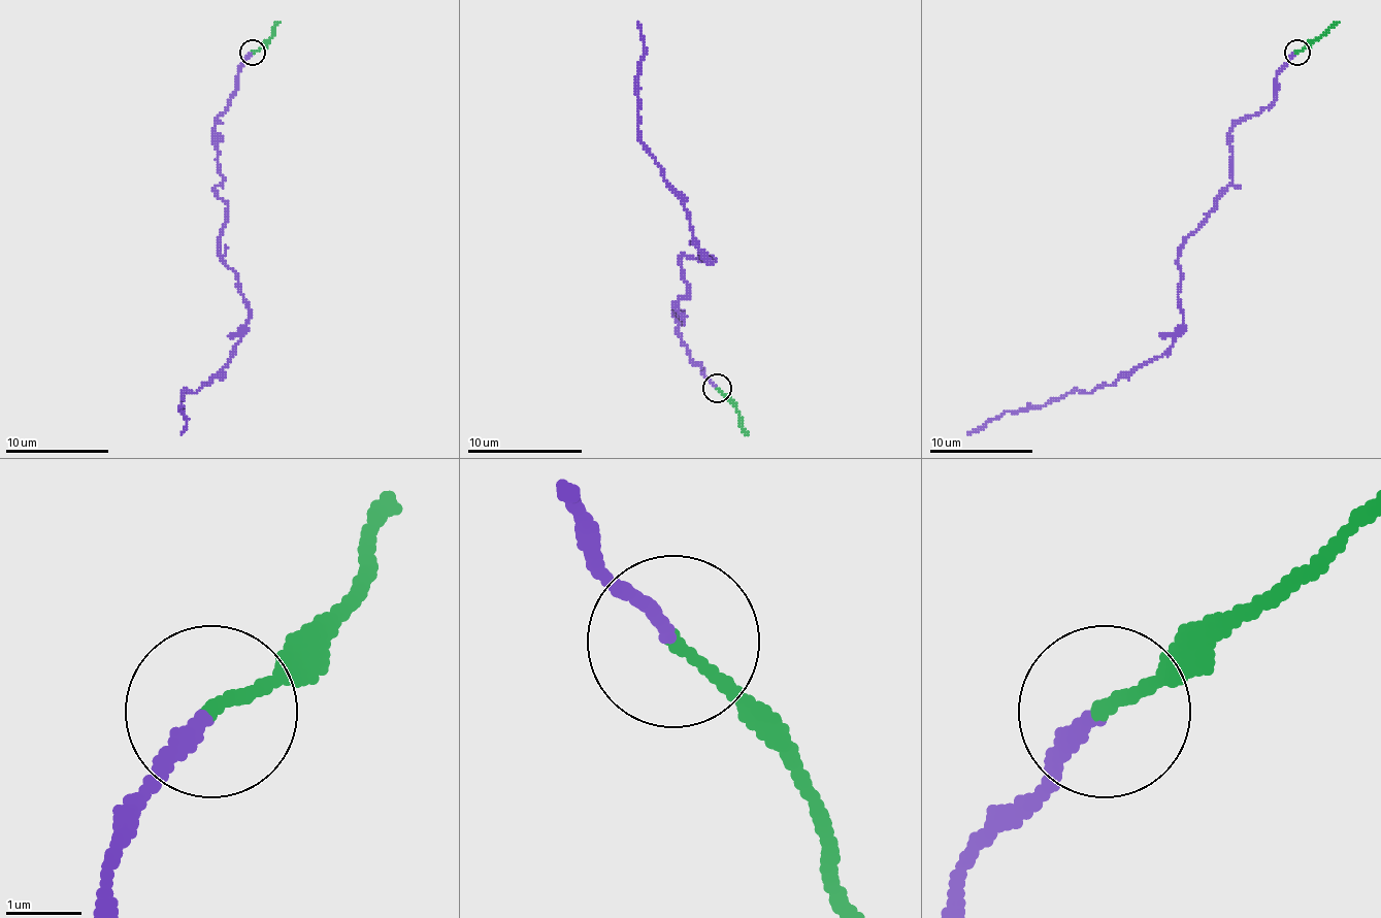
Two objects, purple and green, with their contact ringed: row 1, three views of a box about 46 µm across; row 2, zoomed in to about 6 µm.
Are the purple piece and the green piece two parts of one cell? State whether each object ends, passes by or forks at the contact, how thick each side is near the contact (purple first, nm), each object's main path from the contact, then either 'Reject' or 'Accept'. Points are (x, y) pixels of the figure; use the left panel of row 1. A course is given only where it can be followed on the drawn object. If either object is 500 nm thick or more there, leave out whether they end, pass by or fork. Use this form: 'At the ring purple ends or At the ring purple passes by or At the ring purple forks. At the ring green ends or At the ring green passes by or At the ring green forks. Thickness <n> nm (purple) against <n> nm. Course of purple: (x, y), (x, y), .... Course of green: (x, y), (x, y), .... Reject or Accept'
At the ring purple ends. At the ring green ends. Thickness 180 nm (purple) against 150 nm. Course of purple: (252, 53), (215, 128), (228, 208), (220, 253), (249, 323), (220, 372), (184, 390), (182, 434). Course of green: (252, 53), (269, 37), (280, 22). Reject

